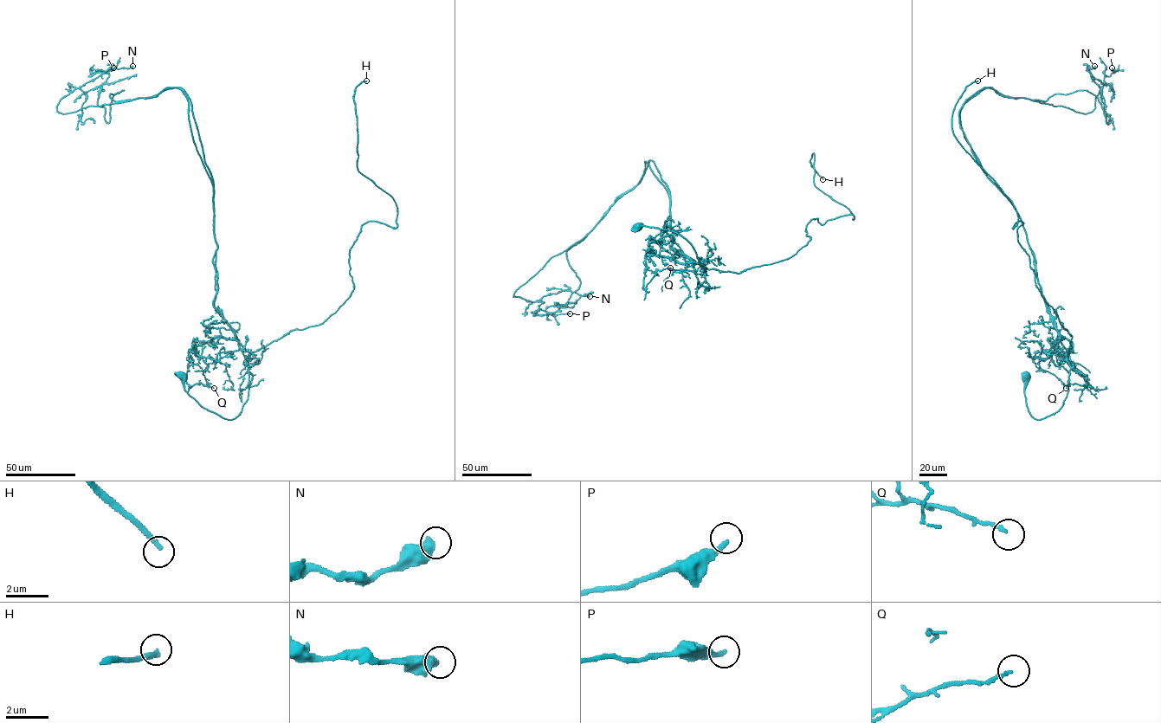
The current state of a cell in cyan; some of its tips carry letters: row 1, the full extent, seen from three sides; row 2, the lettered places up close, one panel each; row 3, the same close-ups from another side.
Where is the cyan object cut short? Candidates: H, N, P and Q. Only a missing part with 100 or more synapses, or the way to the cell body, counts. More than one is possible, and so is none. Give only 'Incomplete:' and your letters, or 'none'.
Incomplete: H

